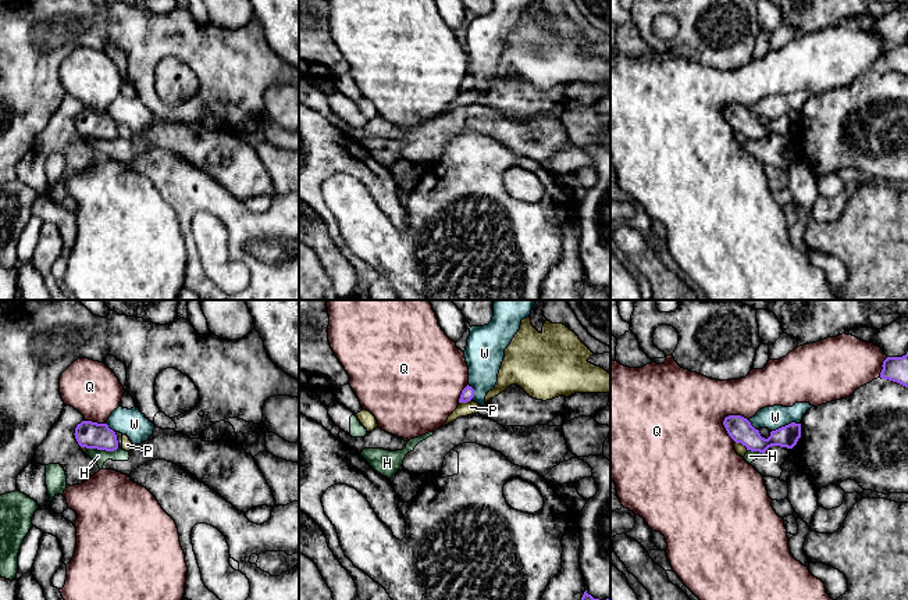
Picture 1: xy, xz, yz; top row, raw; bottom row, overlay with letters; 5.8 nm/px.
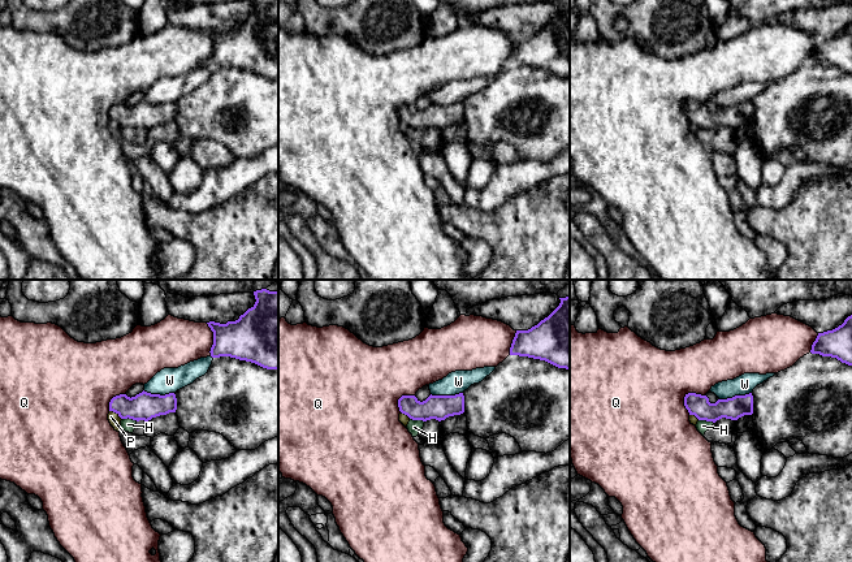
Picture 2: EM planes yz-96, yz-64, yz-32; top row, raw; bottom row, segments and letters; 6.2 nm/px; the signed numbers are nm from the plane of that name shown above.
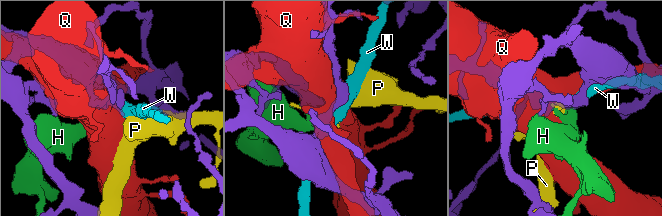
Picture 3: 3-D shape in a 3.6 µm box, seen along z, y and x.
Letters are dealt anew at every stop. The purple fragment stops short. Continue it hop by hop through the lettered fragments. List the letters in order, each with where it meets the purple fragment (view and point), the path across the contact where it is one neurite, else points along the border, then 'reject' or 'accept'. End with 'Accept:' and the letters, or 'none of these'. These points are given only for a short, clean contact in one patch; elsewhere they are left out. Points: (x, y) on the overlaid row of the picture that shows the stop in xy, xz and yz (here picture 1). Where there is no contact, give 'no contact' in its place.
H: xy (103, 449) | reject
P: yz (743, 445) | reject
Q: yz (725, 427) | reject
W: yz (786, 425) | reject
Accept: none of these

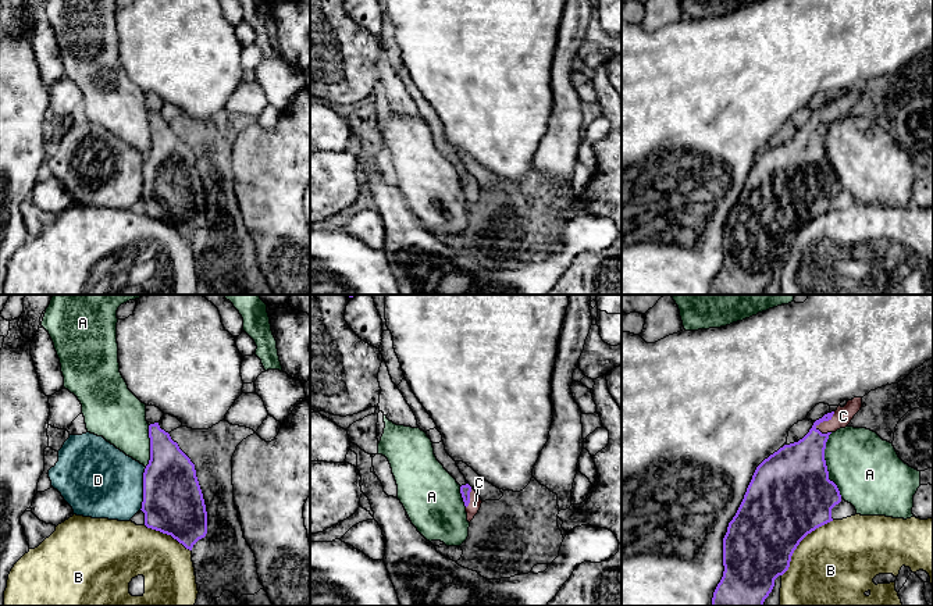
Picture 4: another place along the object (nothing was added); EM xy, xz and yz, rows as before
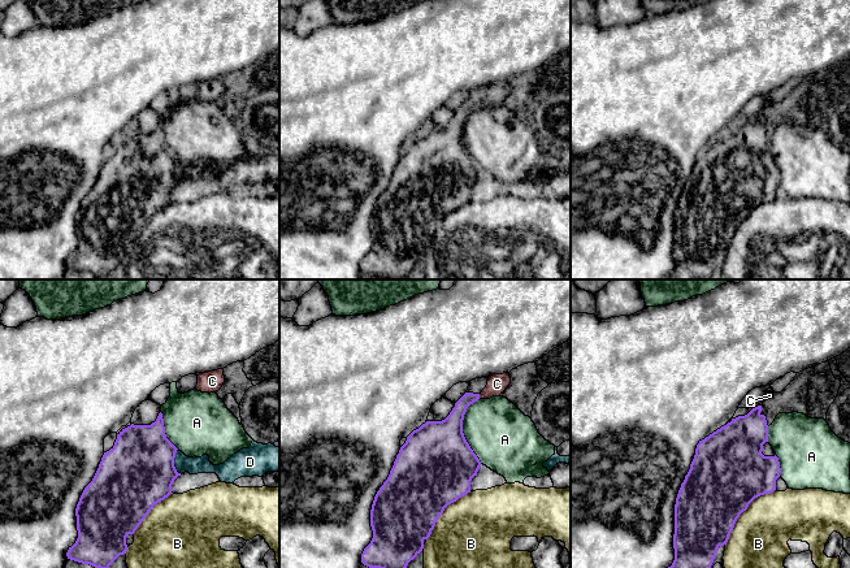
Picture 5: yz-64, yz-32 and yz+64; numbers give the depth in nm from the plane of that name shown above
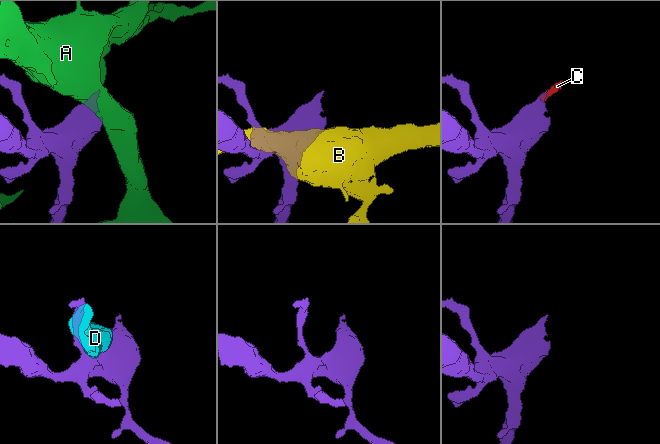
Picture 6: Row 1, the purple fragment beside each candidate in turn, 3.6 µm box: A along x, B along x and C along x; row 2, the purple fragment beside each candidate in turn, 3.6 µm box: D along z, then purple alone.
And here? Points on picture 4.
A: yz (825, 464) | reject
B: yz (800, 541) | reject
C: yz (825, 420) | across yz (805, 457), (816, 427), (825, 420), (837, 420), (843, 416) | accept
D: xy (143, 488) | reject
Accept: C

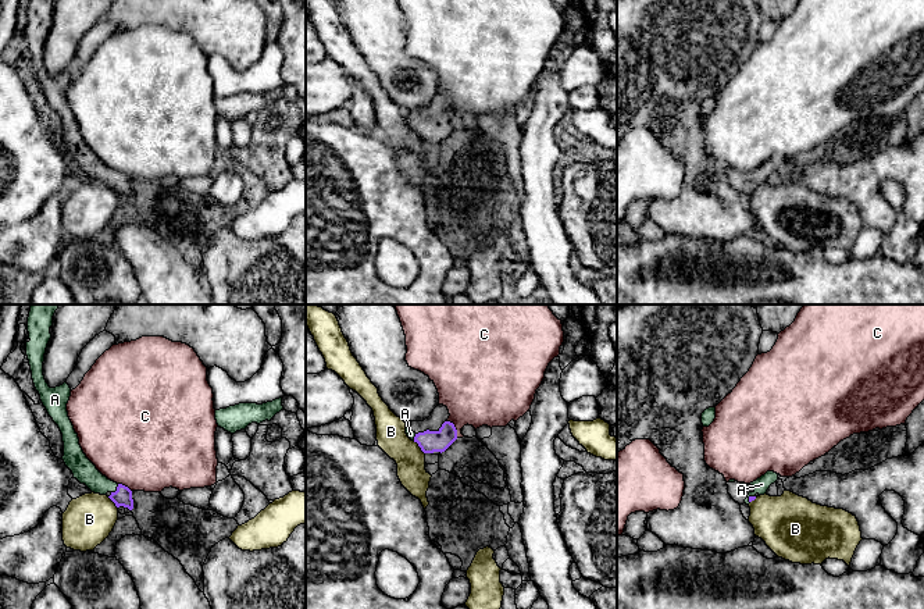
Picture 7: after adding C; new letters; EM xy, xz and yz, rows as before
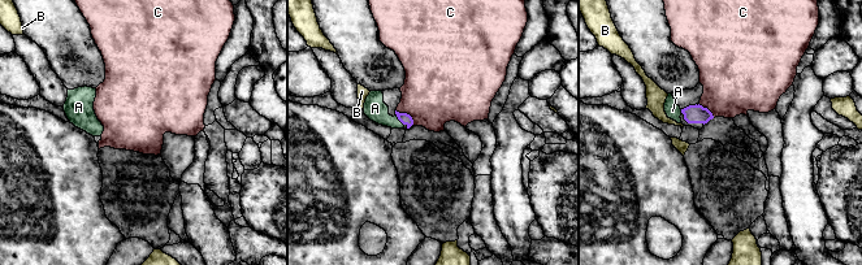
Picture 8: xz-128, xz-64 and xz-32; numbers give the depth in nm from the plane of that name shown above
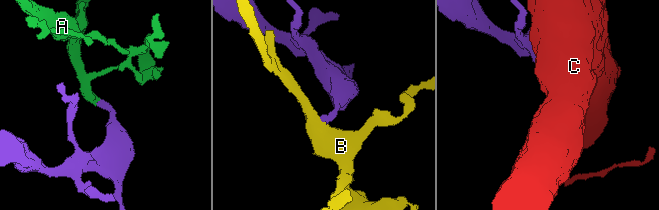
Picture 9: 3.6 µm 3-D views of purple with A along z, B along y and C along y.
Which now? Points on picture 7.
A: xy (117, 490) | across xy (122, 497), (117, 490), (96, 483), (84, 470) | accept
B: xz (418, 445) | along xz (413, 441), (424, 453) | reject
C: xz (455, 428) | reject
Accept: A

